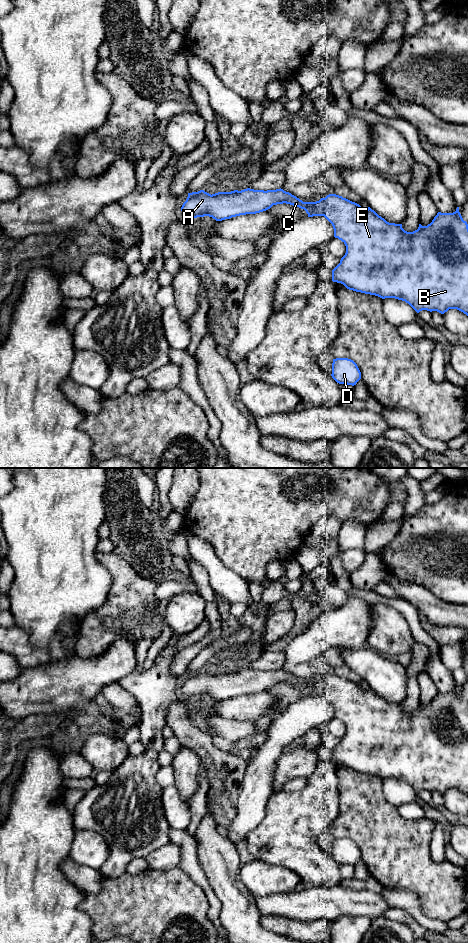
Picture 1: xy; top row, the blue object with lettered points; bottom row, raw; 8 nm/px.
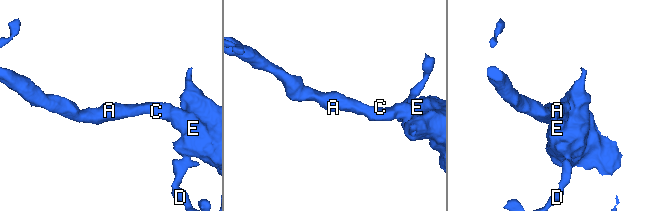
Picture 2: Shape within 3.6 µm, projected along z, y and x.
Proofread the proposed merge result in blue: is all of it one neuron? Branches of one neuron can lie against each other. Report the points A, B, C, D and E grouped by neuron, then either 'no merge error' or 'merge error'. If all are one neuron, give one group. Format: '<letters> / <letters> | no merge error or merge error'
A B C D E | no merge error

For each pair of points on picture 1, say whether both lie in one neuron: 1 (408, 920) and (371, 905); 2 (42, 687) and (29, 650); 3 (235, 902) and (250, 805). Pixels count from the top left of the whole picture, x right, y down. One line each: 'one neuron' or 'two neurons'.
1: two neurons
2: two neurons
3: two neurons

